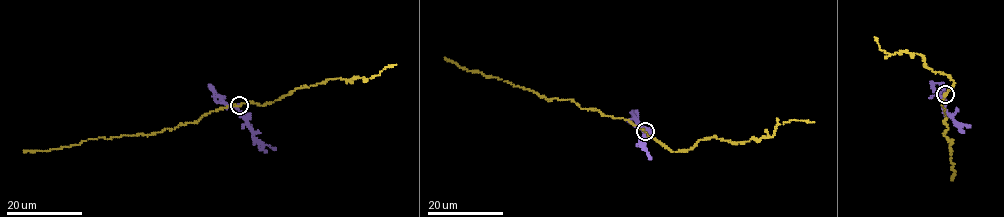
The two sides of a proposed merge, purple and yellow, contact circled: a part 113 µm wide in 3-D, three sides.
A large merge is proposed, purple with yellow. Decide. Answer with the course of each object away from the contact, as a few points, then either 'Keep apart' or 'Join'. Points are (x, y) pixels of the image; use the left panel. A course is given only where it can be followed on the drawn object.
Course of purple: (239, 105), (238, 111), (254, 138), (276, 149). Course of yellow: (240, 105), (214, 110), (193, 123), (146, 135), (94, 138), (68, 147), (23, 151). Join

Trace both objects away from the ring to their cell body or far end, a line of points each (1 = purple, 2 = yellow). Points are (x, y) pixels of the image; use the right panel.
1: (945, 94), (943, 106), (948, 113), (958, 124), (970, 126)
2: (945, 94), (941, 104), (948, 129), (944, 135), (948, 141), (953, 140), (949, 147), (955, 174), (951, 180)

